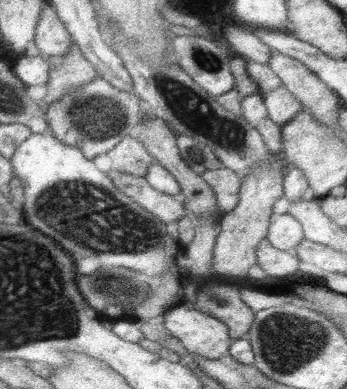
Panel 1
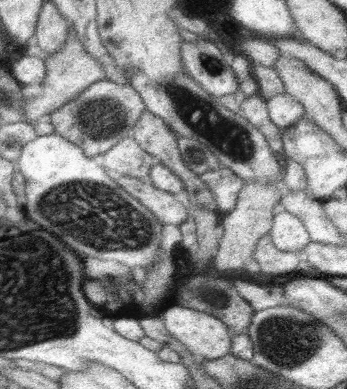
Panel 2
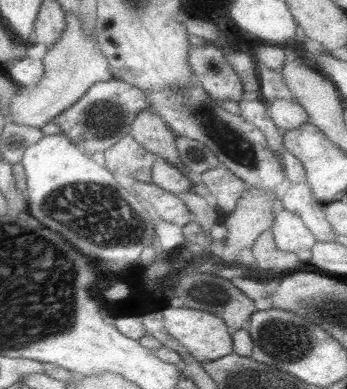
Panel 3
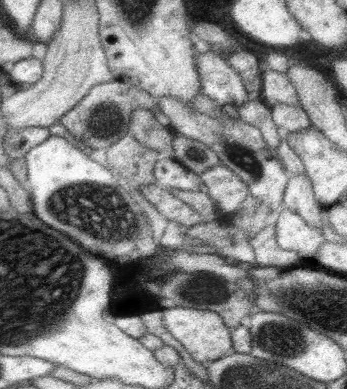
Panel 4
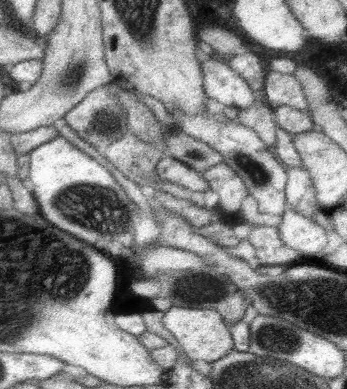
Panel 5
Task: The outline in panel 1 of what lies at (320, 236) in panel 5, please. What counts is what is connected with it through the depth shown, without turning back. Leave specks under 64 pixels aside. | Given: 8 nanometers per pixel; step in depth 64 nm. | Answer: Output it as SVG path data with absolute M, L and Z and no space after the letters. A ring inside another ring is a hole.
M273 214L269 220L267 228L267 240L273 248L283 250L283 252L293 252L295 246L299 246L299 240L303 238L303 228L301 224L291 216L291 214Z

